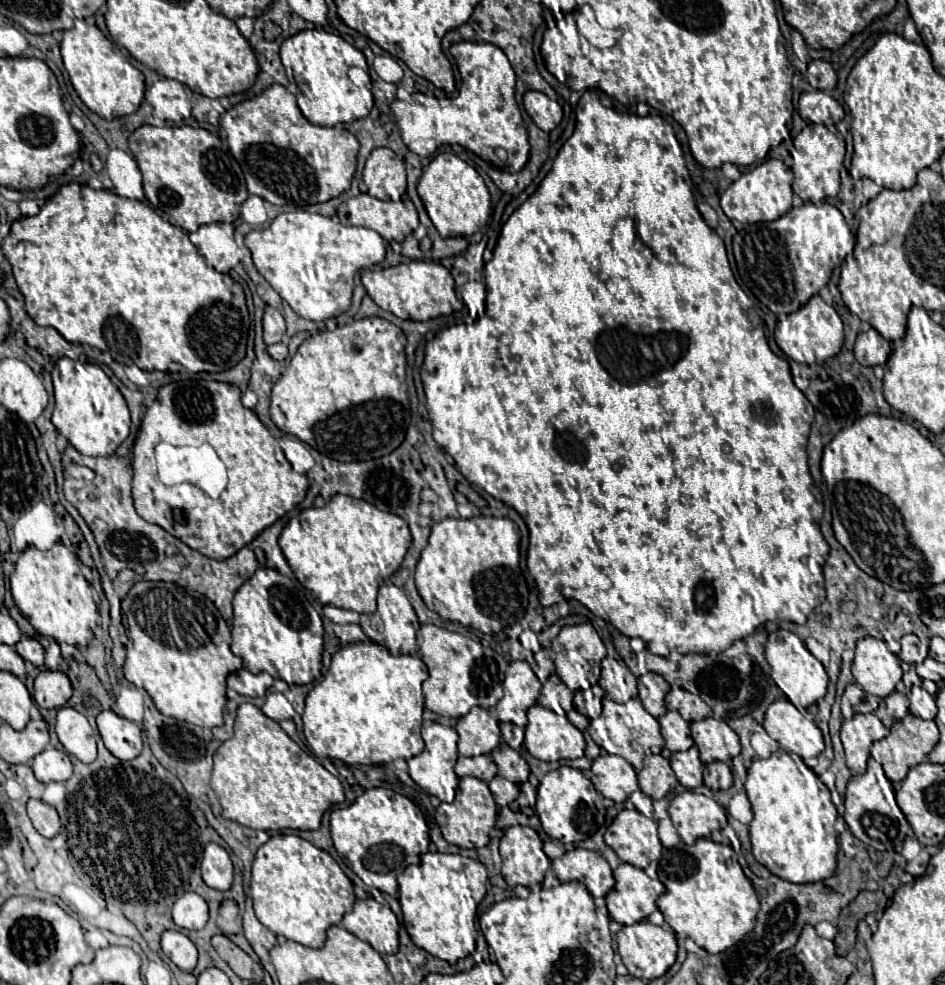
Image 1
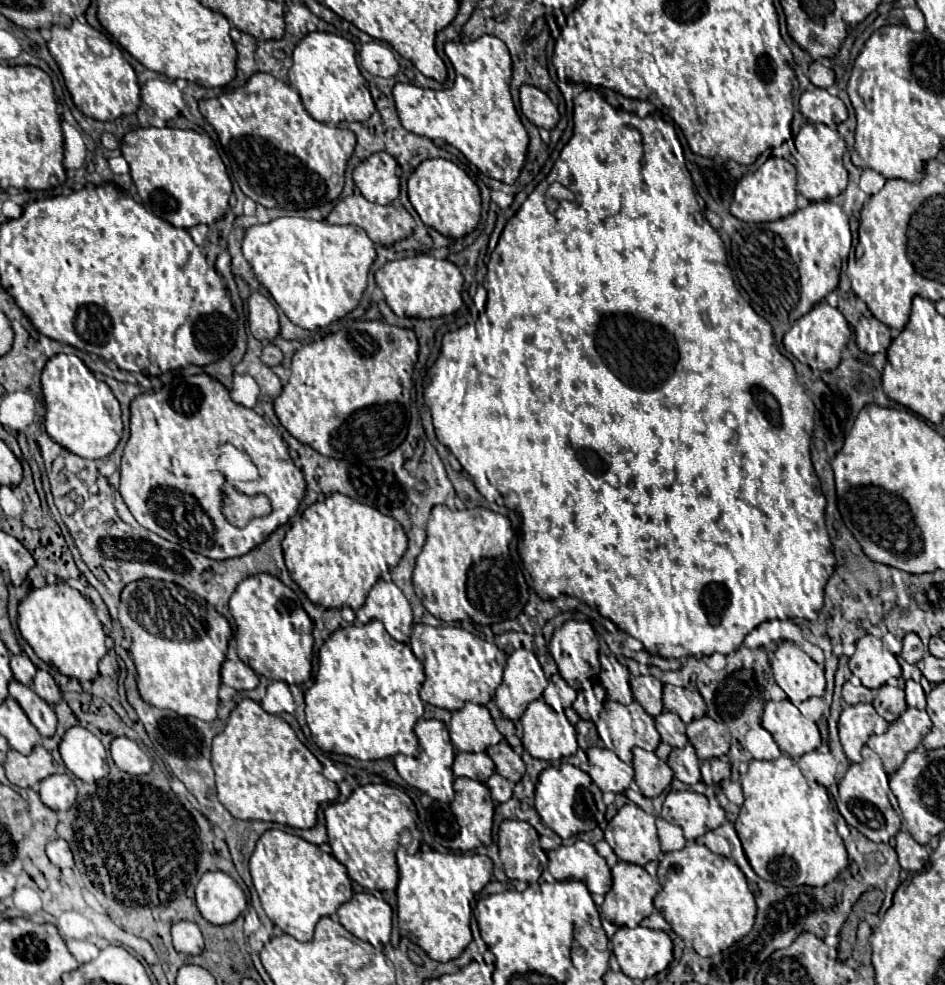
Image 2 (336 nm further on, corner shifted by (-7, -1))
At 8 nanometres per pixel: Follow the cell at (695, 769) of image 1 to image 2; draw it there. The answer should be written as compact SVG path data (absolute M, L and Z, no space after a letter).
M686 744L684 748L674 748L668 756L668 766L674 772L674 778L678 778L684 784L692 786L692 784L702 780L700 760L696 758L692 744Z

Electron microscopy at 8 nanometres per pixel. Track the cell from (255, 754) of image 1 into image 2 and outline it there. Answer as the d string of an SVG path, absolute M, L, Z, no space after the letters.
M250 698L234 706L226 728L212 740L212 768L222 806L240 820L266 820L312 828L322 802L338 798L338 786L324 778L322 764L298 740L288 722L268 714Z

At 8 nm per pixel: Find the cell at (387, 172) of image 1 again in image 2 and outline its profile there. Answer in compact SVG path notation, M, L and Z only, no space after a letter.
M376 152L362 160L352 172L354 184L360 194L376 204L390 204L398 198L400 180L398 164L388 152Z

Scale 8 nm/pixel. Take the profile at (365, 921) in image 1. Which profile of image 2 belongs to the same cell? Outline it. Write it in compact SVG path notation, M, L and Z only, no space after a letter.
M370 892L354 894L352 900L338 908L340 924L356 938L382 948L390 940L392 908Z

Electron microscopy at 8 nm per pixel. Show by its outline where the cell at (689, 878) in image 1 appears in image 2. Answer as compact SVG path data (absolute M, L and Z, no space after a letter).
M688 842L678 852L666 852L658 864L658 880L662 890L654 896L656 910L700 956L714 956L752 930L756 902L746 876L734 860L710 852L704 844Z

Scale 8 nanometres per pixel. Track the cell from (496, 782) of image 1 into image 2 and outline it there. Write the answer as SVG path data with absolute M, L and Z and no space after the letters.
M496 772L488 778L486 786L490 788L490 794L496 802L508 802L512 798L512 782Z

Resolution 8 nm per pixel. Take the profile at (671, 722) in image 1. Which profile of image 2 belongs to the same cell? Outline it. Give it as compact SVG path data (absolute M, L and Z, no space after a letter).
M662 710L662 714L656 716L654 720L656 720L656 730L660 732L664 744L672 748L682 748L688 744L686 724L680 720L680 716L676 716L674 712Z

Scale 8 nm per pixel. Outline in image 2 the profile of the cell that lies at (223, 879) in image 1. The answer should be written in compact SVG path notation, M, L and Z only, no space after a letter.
M206 872L196 886L196 906L210 924L224 926L246 910L246 896L228 874Z

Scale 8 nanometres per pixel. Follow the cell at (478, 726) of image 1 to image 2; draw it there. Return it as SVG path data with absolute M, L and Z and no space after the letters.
M472 702L452 712L448 732L452 746L460 752L484 752L488 746L502 740L502 734L494 726L488 708Z

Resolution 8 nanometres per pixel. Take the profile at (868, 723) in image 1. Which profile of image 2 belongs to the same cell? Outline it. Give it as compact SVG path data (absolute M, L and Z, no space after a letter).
M854 704L848 706L838 720L840 742L848 760L860 762L860 750L870 738L870 734L884 734L888 722L874 710L872 704Z

